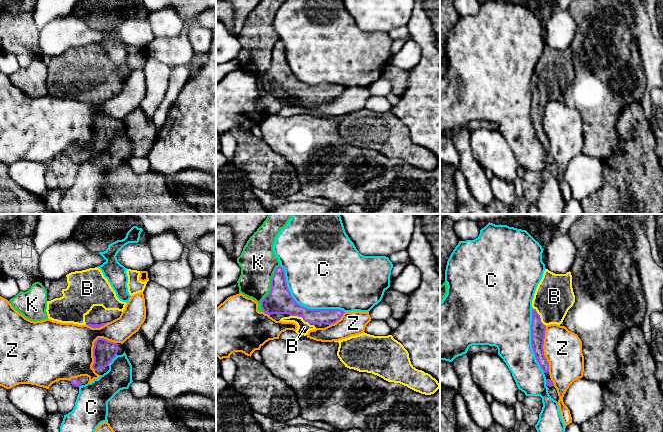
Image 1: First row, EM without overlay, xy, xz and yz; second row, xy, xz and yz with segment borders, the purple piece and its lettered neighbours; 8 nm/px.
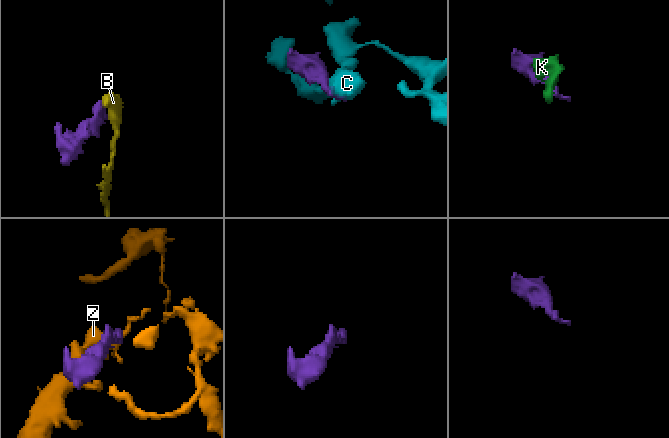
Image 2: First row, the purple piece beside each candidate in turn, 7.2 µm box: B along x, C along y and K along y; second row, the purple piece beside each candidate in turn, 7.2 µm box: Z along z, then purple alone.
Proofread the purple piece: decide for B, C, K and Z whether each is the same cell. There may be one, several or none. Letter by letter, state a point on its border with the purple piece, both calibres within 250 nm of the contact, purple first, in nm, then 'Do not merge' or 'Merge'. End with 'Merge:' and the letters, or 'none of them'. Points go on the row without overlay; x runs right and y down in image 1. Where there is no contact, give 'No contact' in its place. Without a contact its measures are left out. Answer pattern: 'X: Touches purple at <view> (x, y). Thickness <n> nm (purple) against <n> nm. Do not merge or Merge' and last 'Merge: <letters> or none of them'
B: Touches purple at xz (300, 92). Thickness 200 nm (purple) against 100 nm. Merge
C: Touches purple at xz (302, 82). Thickness 200 nm (purple) against 480 nm. Do not merge
K: Touches purple at xz (271, 64). Thickness 200 nm (purple) against 300 nm. Do not merge
Z: Touches purple at xy (94, 121). Thickness 190 nm (purple) against 460 nm. Do not merge
Merge: B

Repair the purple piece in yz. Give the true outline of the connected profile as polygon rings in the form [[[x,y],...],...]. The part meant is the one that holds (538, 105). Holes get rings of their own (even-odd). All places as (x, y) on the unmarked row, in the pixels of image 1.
[[[545,45],[532,76],[531,100],[532,125],[544,149],[549,148],[543,125],[546,102],[560,101],[574,78],[571,48],[555,50]]]

